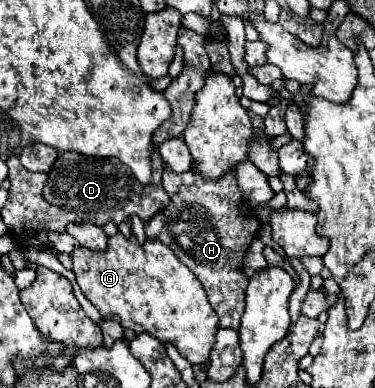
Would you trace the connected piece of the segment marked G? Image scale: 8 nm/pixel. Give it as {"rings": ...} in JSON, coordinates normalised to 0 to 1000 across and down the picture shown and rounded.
{"rings":[[[312,598],[291,613],[280,649],[205,634],[189,665],[205,732],[275,820],[312,809],[328,845],[360,861],[392,856],[435,887],[467,887],[477,912],[509,938],[541,938],[557,923],[584,845],[579,809],[557,789],[547,747],[520,706],[467,665],[451,634],[403,613],[371,629],[355,603],[333,613]]]}

